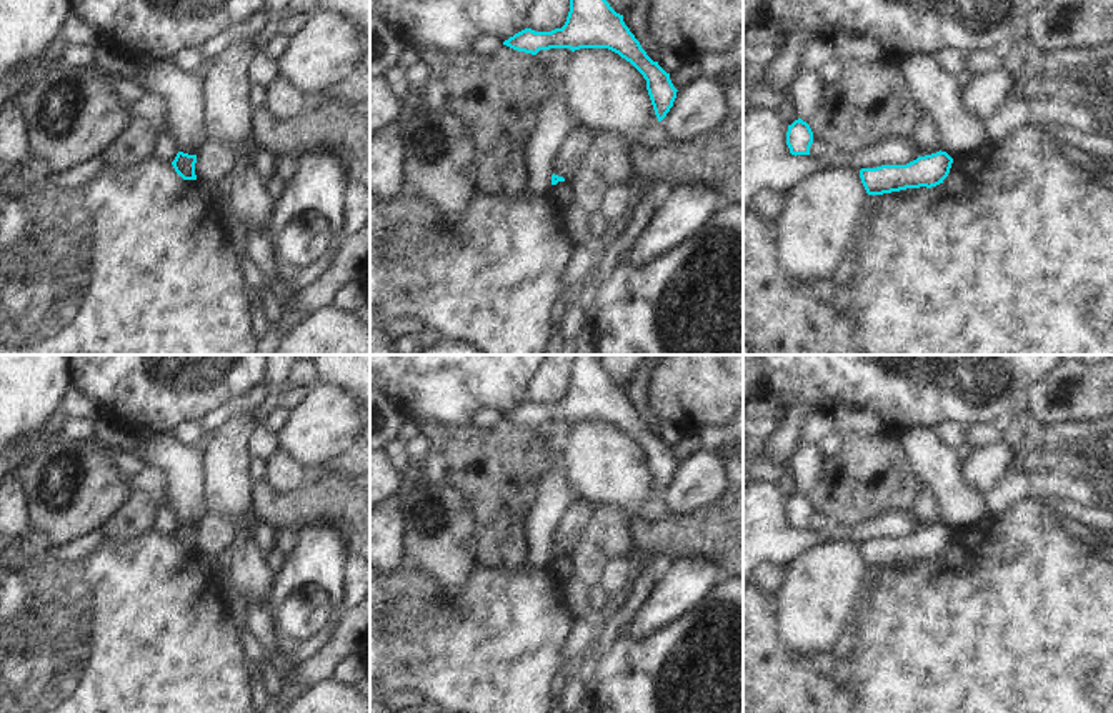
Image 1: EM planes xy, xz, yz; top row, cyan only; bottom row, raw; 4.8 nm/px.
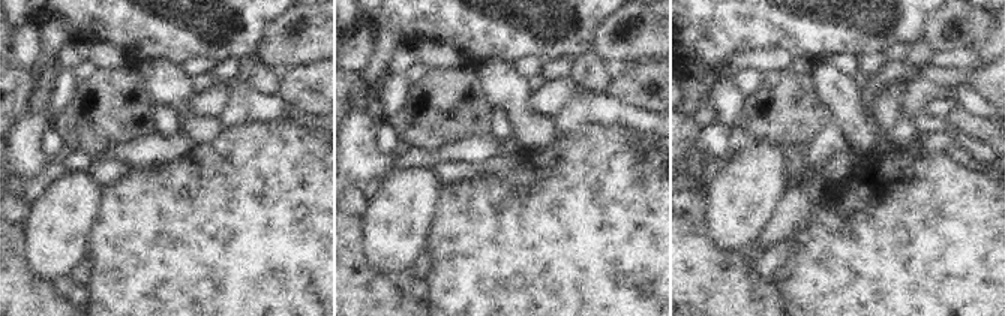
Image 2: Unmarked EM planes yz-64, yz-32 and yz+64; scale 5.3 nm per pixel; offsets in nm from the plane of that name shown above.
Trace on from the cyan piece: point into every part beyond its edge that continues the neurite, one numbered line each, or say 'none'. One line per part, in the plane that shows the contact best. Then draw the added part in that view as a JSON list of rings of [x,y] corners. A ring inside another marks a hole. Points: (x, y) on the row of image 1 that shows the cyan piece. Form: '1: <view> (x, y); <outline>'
none

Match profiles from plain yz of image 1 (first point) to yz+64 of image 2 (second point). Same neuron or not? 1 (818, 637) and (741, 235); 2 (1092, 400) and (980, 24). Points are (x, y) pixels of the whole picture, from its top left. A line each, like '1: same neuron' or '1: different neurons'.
1: same neuron
2: same neuron

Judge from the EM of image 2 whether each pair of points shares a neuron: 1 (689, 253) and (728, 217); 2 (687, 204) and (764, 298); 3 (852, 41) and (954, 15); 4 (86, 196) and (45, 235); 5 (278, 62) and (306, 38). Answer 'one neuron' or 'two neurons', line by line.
1: two neurons
2: one neuron
3: two neurons
4: one neuron
5: one neuron

